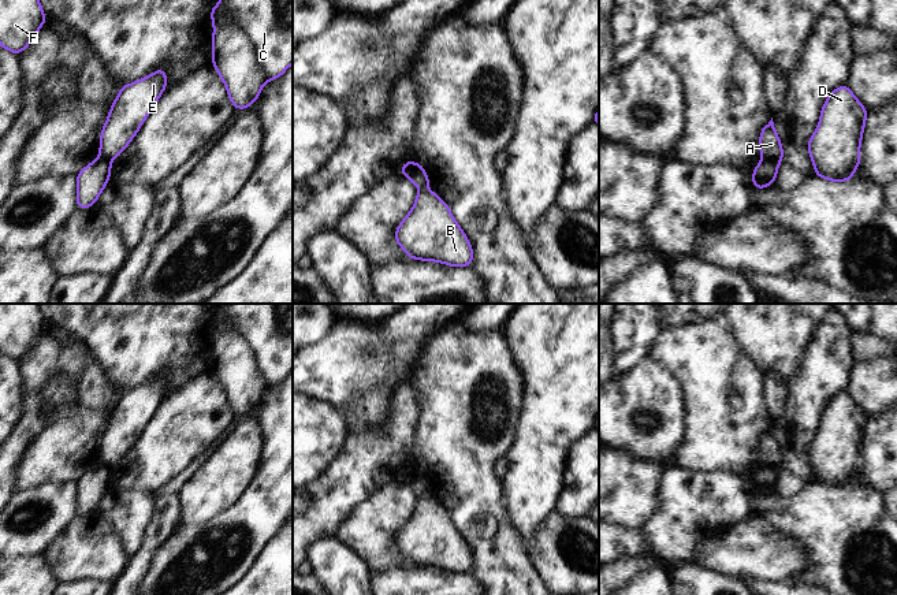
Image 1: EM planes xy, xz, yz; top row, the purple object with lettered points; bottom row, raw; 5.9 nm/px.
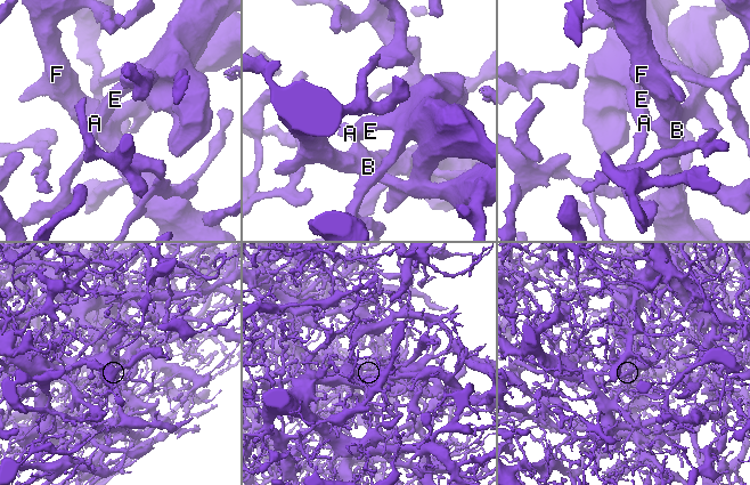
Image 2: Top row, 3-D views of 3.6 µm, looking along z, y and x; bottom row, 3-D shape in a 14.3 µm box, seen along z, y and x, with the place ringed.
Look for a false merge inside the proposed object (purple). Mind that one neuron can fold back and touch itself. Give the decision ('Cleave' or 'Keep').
Cleave

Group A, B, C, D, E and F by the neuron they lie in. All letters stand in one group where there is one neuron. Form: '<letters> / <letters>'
A C E / B D F

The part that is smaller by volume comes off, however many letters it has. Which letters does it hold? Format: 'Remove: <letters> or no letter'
Remove: A, C, E

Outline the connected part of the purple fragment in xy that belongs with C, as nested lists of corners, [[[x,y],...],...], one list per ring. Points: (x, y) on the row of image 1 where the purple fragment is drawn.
[[[222,0],[220,15],[211,14],[213,31],[220,25],[237,25],[249,38],[265,79],[275,81],[293,63],[293,0]]]

